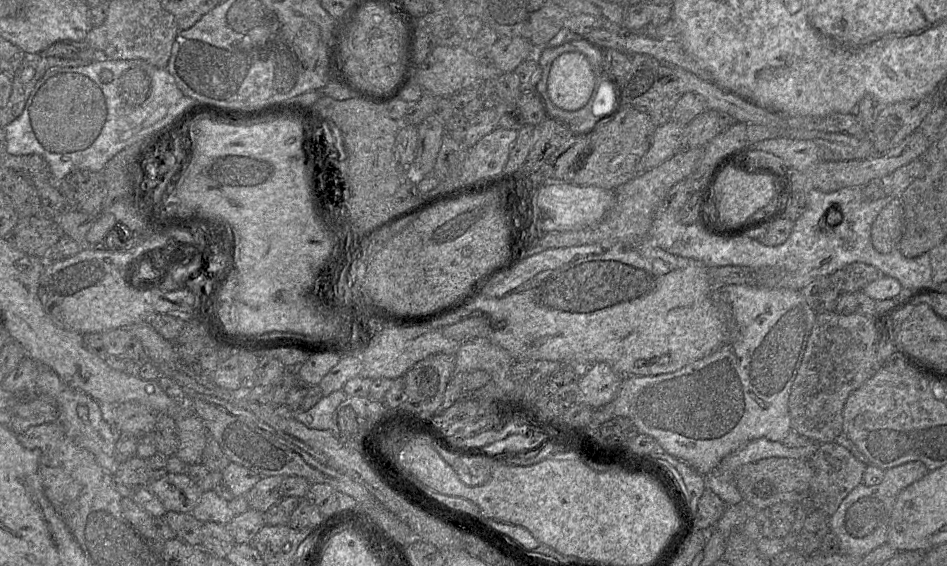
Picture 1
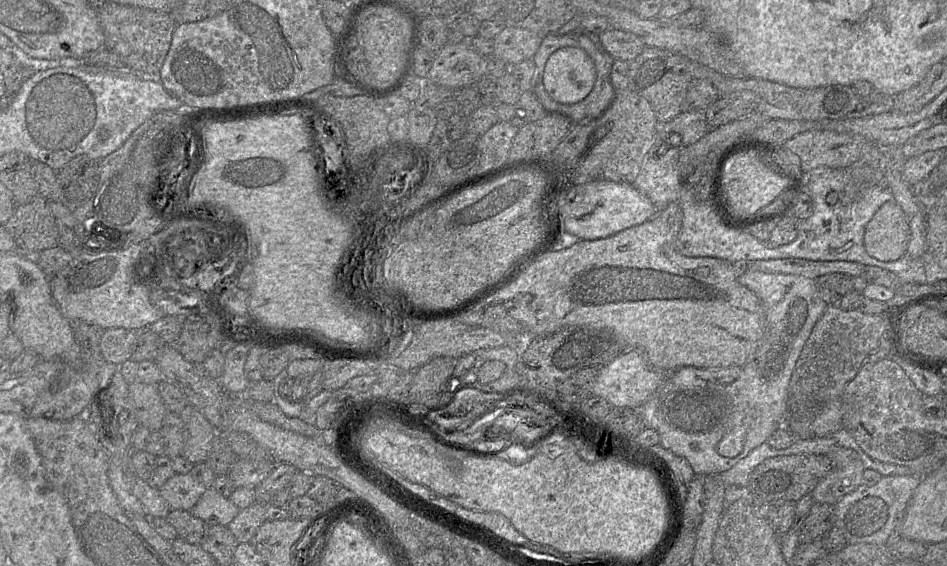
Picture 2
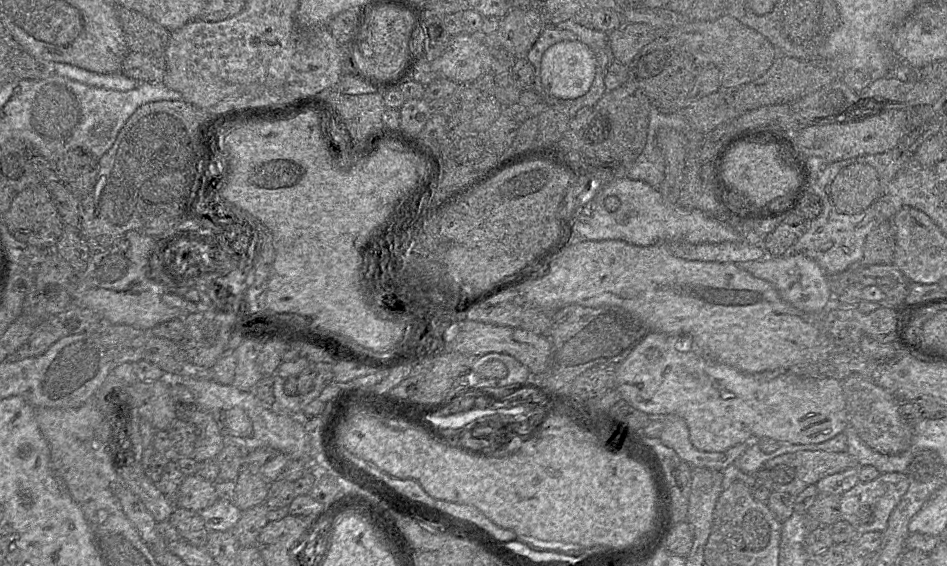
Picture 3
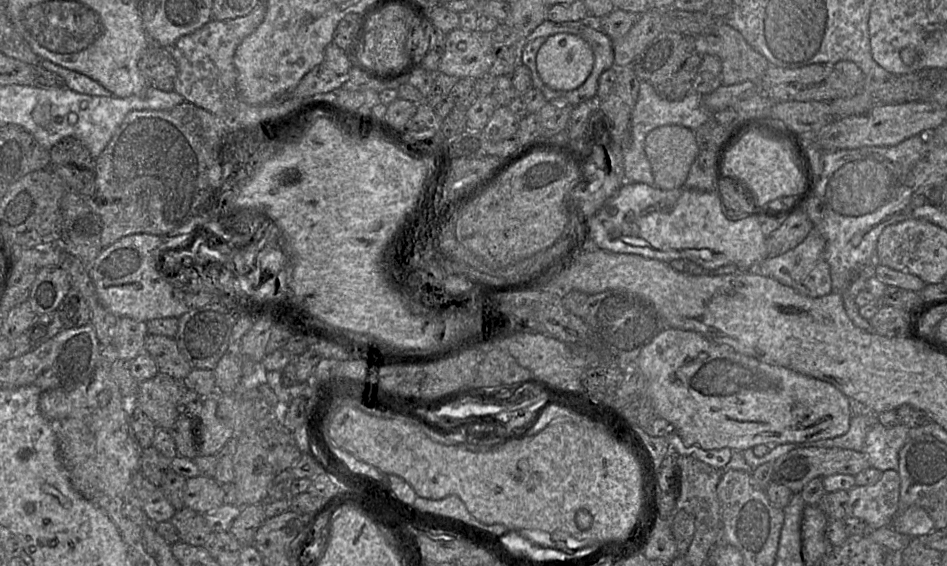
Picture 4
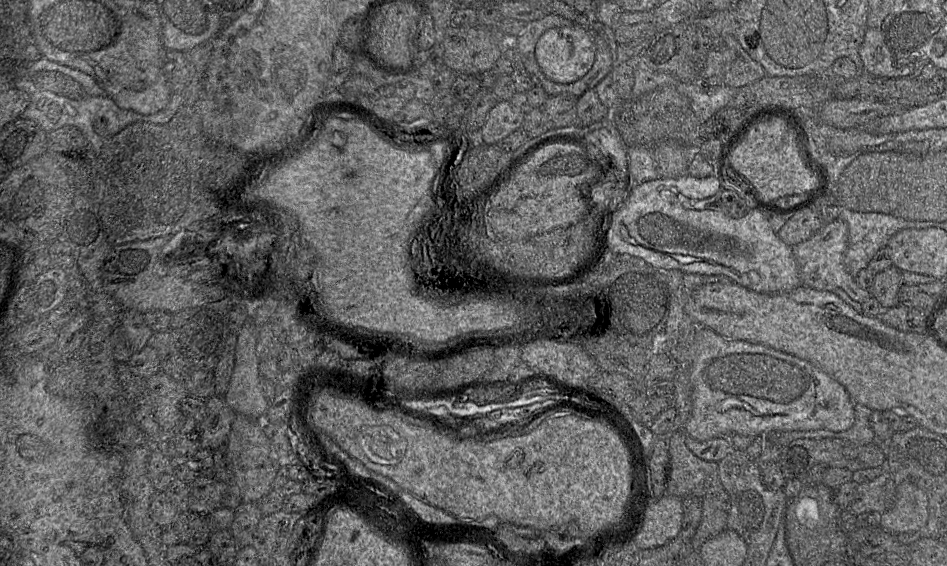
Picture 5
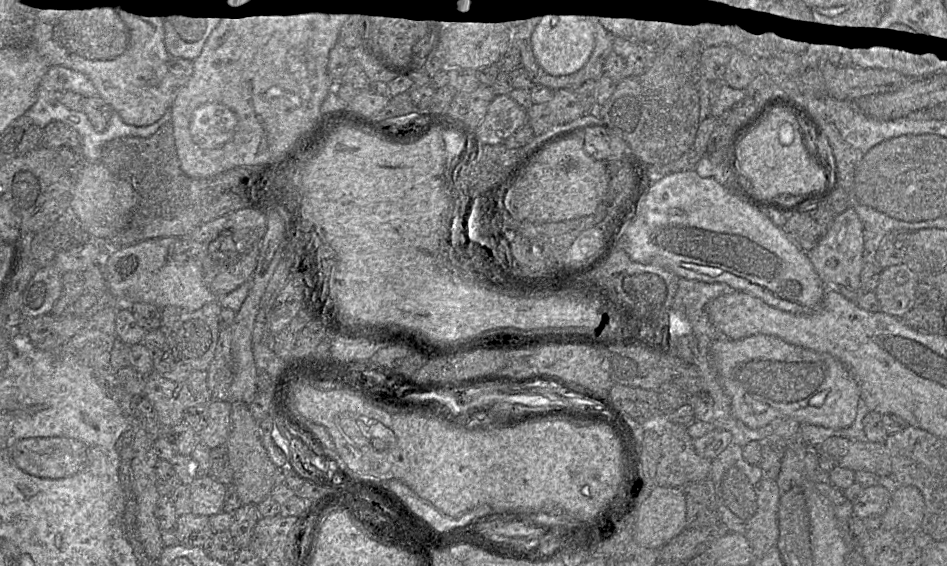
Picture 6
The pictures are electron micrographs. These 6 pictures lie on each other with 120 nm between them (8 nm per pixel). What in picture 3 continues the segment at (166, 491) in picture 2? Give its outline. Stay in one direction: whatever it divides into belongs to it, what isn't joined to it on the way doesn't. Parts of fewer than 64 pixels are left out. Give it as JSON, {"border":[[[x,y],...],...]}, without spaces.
{"border":[[[188,475],[180,486],[174,507],[200,512],[212,506],[217,500],[214,483],[198,475]]]}

